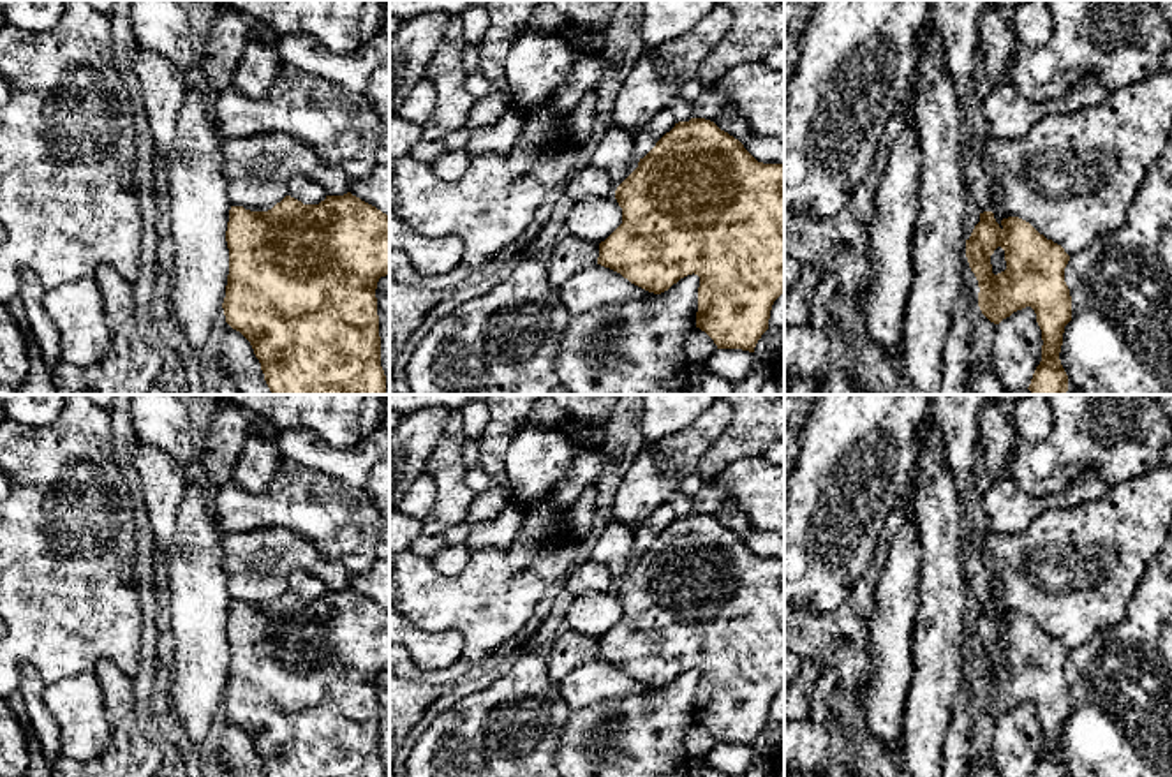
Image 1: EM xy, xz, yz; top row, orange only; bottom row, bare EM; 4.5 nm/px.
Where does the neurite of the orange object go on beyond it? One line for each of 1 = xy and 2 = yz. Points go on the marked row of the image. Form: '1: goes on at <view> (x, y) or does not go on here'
1: does not go on here
2: does not go on here

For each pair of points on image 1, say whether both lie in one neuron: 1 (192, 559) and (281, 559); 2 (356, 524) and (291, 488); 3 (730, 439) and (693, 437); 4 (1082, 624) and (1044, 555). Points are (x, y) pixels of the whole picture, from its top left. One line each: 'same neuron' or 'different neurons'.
1: different neurons
2: same neuron
3: different neurons
4: same neuron

